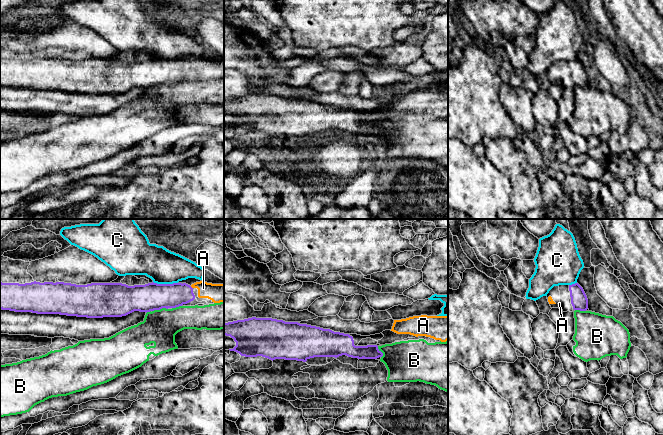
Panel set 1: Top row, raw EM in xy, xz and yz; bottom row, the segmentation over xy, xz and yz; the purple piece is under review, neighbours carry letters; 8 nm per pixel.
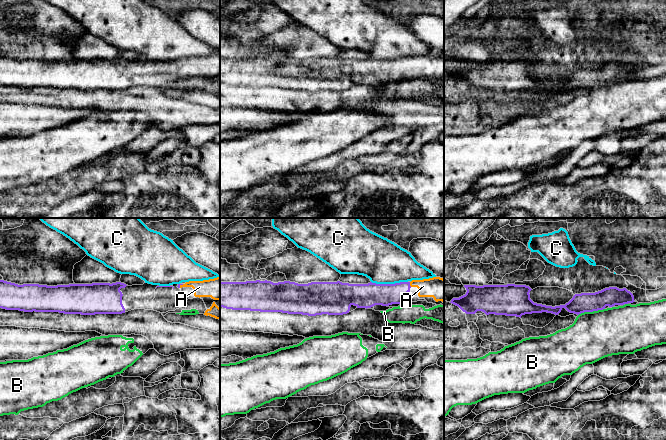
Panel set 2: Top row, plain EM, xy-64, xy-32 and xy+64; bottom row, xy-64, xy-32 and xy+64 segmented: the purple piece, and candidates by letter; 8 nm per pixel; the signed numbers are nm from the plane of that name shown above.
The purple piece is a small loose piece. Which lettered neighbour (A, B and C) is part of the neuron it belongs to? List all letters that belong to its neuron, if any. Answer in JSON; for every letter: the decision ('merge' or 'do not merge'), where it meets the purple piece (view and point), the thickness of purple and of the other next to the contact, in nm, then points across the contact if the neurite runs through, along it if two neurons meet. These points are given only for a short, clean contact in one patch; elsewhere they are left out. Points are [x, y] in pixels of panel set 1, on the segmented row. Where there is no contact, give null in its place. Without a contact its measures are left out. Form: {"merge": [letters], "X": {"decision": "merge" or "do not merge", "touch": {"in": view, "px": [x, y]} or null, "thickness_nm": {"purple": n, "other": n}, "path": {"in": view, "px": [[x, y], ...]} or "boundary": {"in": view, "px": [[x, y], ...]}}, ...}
{"merge": ["A"], "A": {"decision": "merge", "touch": {"in": "xy", "px": [191, 287]}, "thickness_nm": {"purple": 190, "other": 150}, "path": {"in": "xy", "px": [[174, 295], [182, 294], [191, 287], [201, 286], [217, 293]]}}, "B": {"decision": "do not merge", "touch": {"in": "xy", "px": [159, 309]}, "thickness_nm": {"purple": 220, "other": 280}, "boundary": {"in": "xy", "px": [[167, 308], [152, 311]]}}, "C": {"decision": "do not merge", "touch": {"in": "xy", "px": [165, 284]}, "thickness_nm": {"purple": 220, "other": 280}, "boundary": {"in": "xy", "px": [[153, 281], [157, 283], [177, 283]]}}}

